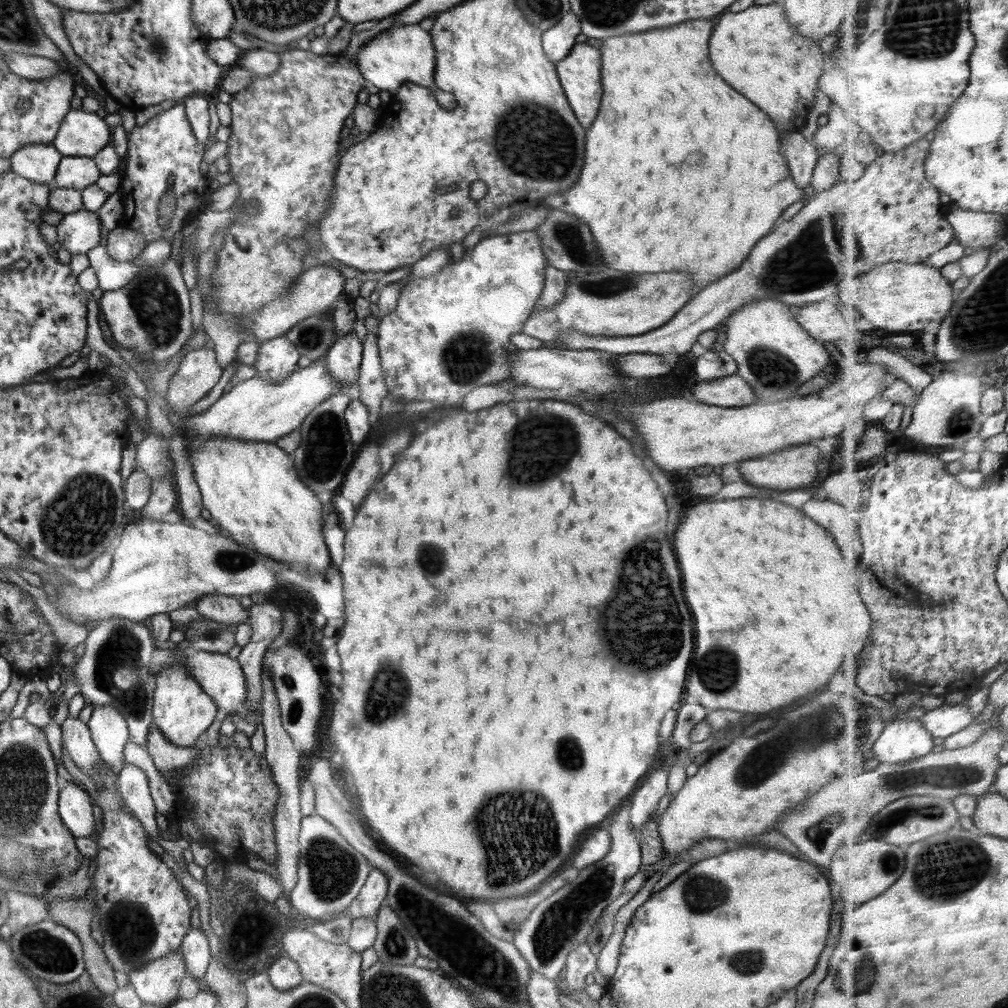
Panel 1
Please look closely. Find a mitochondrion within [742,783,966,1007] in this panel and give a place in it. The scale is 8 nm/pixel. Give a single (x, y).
(866, 974)

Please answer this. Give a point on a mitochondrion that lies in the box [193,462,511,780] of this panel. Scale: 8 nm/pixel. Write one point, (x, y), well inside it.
(390, 690)

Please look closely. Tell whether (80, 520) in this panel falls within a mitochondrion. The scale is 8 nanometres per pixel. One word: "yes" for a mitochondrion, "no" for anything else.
yes

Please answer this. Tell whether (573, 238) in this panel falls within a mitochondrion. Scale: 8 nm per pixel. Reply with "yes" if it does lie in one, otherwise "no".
yes

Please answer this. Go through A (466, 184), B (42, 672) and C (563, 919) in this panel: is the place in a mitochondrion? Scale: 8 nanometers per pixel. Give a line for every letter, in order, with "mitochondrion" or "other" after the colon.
A: mitochondrion
B: other
C: mitochondrion

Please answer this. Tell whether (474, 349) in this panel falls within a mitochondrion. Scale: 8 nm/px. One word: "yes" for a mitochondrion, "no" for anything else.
yes

